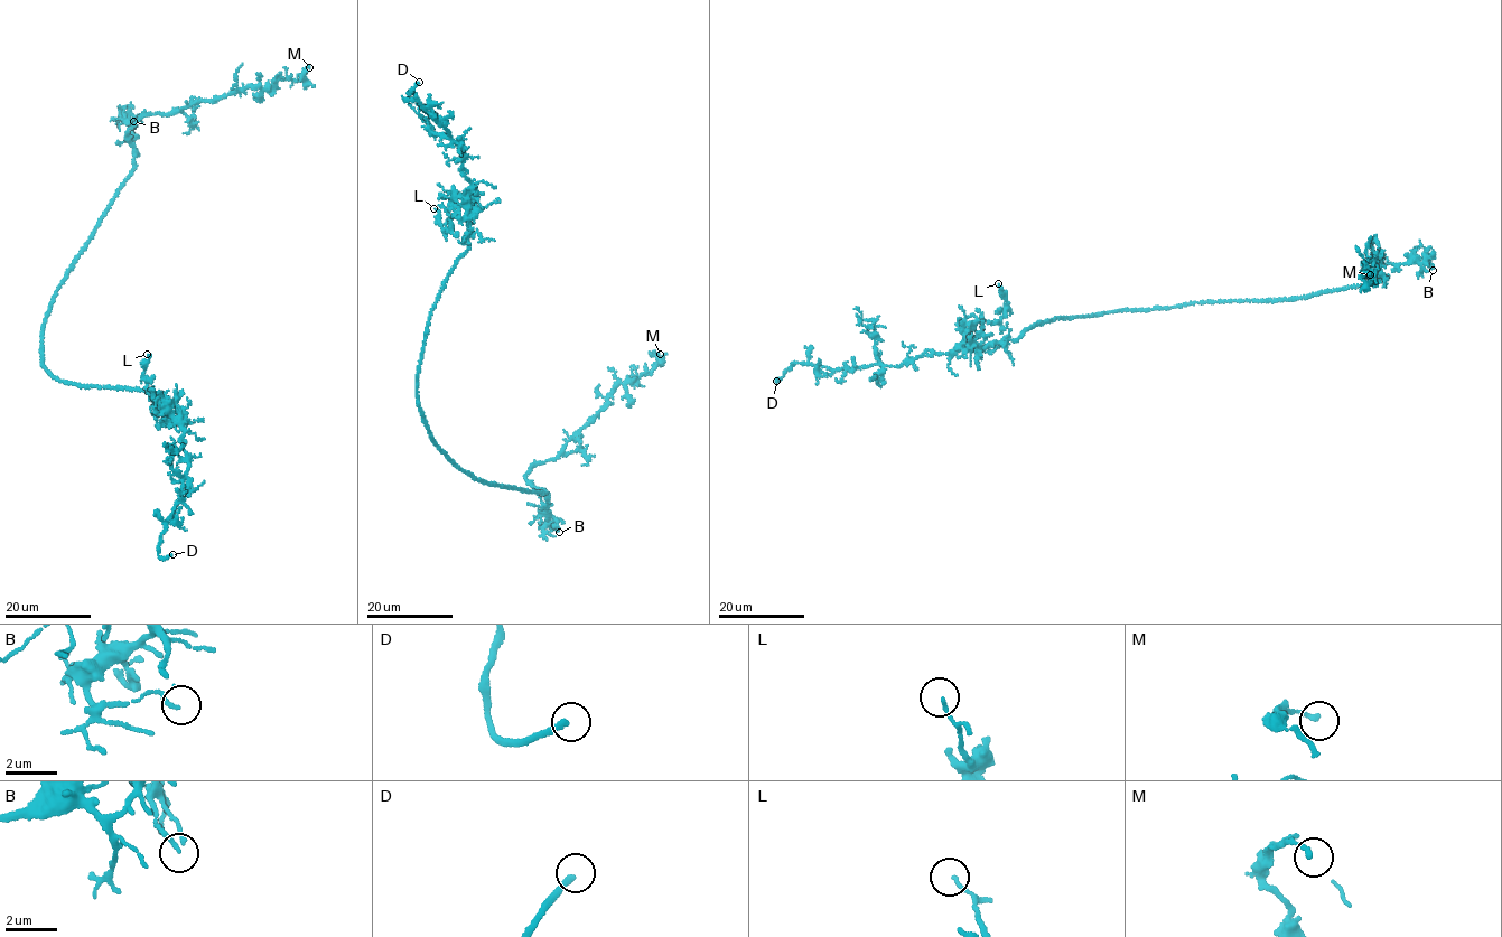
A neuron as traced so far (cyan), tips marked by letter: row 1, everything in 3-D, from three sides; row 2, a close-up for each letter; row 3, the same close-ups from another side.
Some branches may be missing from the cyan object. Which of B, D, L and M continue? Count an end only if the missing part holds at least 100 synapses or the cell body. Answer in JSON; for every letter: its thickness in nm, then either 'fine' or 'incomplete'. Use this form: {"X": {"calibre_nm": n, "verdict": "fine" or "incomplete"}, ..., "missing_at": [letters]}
{"B": {"calibre_nm": 140, "verdict": "fine"}, "D": {"calibre_nm": 240, "verdict": "incomplete"}, "L": {"calibre_nm": 110, "verdict": "fine"}, "M": {"calibre_nm": 170, "verdict": "fine"}, "missing_at": ["D"]}

